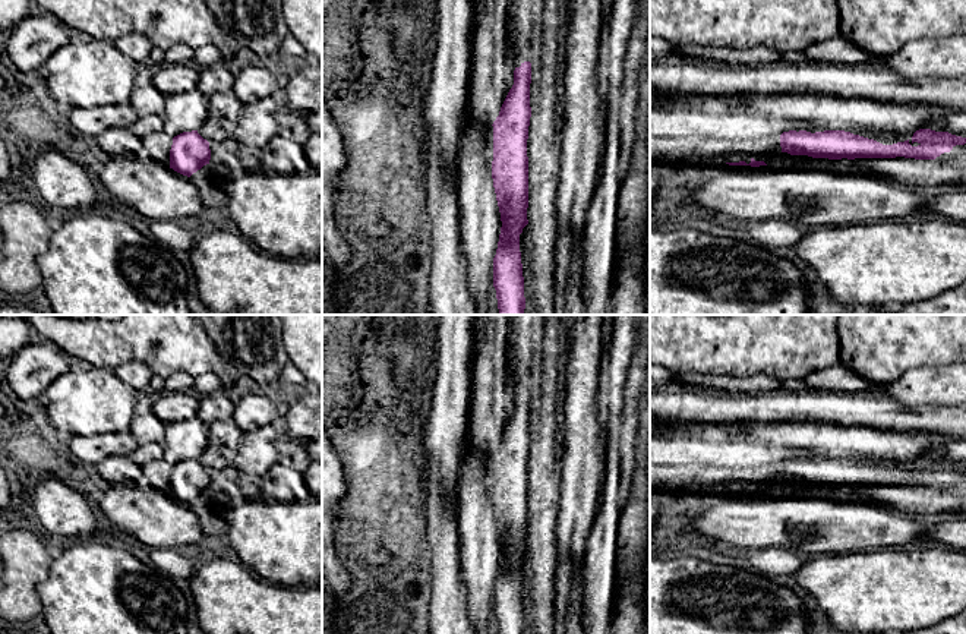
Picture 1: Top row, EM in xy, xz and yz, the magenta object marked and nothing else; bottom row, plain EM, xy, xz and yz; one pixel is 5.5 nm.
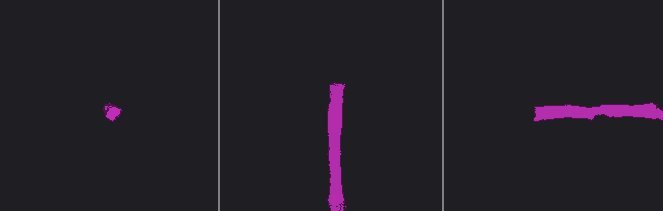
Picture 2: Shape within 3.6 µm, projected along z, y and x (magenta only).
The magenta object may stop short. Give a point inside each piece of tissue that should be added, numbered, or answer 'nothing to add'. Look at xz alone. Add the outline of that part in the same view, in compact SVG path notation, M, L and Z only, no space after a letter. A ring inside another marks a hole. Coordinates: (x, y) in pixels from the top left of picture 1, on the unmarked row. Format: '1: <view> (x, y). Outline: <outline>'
1: xz (527, 330). Outline: M512 315L514 394L536 388L536 376L543 362L542 343L546 315Z

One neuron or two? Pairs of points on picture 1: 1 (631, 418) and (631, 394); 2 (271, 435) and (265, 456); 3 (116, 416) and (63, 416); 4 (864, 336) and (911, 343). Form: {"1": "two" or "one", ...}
{"1": "one", "2": "one", "3": "one", "4": "one"}

